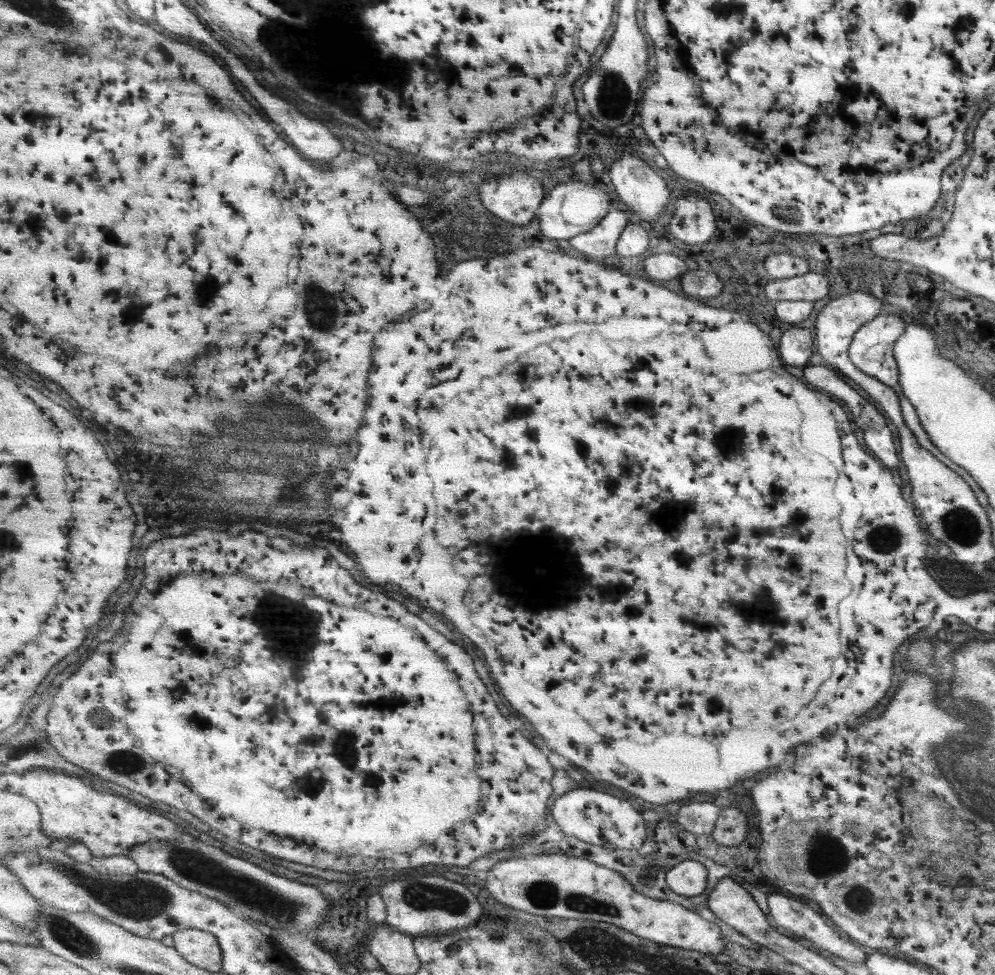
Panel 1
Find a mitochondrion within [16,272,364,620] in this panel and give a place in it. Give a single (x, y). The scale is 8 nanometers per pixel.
(319, 309)

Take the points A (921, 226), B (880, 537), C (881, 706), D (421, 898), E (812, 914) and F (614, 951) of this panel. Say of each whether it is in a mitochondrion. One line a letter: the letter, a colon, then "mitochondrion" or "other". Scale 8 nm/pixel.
A: other
B: mitochondrion
C: other
D: mitochondrion
E: other
F: other

